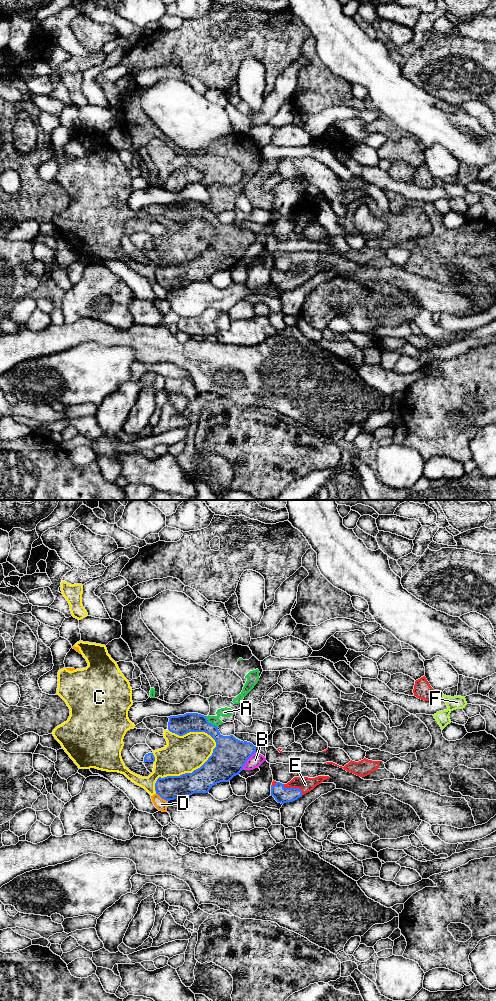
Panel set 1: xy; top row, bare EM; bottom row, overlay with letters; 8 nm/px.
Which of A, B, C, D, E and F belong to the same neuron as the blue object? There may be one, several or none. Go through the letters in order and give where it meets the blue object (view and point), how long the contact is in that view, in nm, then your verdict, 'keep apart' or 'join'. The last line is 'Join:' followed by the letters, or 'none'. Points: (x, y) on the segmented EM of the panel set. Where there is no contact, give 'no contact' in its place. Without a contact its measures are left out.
A: xy (210, 723) | 140 nm | keep apart
B: xy (246, 761) | 180 nm | keep apart
C: xy (185, 773) | 650 nm | keep apart
D: xy (161, 797) | 110 nm | keep apart
E: xy (293, 788) | 180 nm | join
F: xy (235, 738) | 90 nm | keep apart
Join: E

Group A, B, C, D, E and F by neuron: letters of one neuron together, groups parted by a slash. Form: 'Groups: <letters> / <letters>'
Groups: A / B / C / D / E / F

